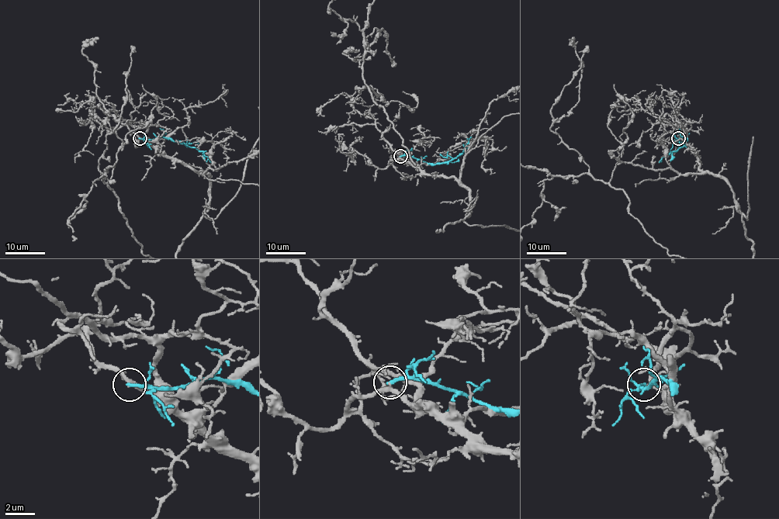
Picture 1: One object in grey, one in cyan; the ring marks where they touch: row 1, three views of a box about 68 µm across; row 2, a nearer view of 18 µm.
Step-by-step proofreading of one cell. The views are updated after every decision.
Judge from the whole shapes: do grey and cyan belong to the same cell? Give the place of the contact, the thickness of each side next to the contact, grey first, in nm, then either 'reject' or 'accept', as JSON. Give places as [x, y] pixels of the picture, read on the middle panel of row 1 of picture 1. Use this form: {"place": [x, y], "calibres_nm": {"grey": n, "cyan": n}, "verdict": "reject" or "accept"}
{"place": [400, 156], "calibres_nm": {"grey": 280, "cyan": 240}, "verdict": "reject"}

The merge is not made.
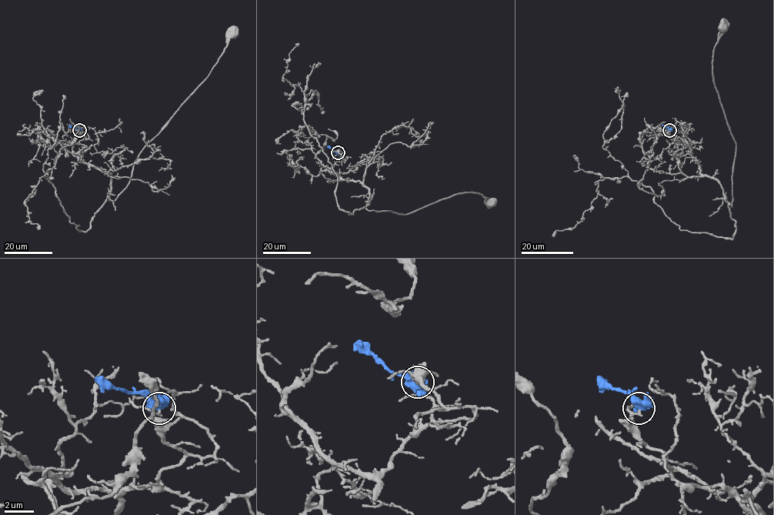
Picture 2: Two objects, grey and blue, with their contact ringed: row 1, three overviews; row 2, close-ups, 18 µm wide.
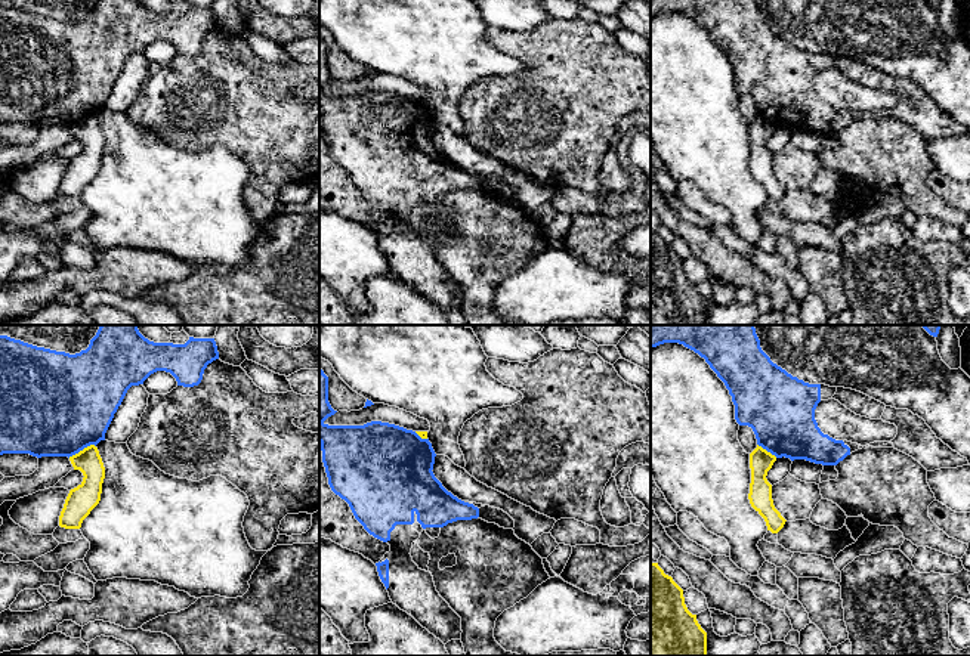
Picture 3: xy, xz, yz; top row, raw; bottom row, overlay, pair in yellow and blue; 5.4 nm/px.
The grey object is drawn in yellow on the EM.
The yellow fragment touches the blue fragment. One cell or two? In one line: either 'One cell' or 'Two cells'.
Two cells

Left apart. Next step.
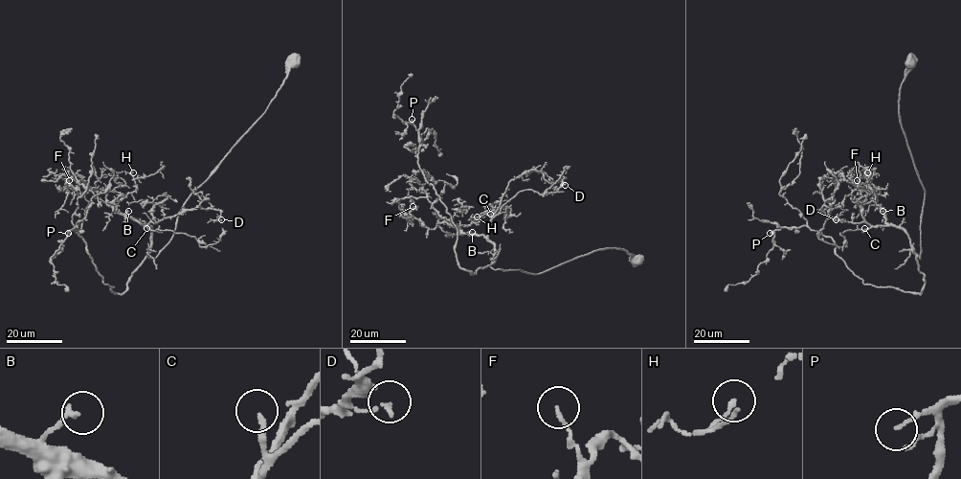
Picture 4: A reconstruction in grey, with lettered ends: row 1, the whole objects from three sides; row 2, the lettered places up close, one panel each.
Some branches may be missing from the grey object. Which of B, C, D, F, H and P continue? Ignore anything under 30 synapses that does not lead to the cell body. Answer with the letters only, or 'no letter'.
C

